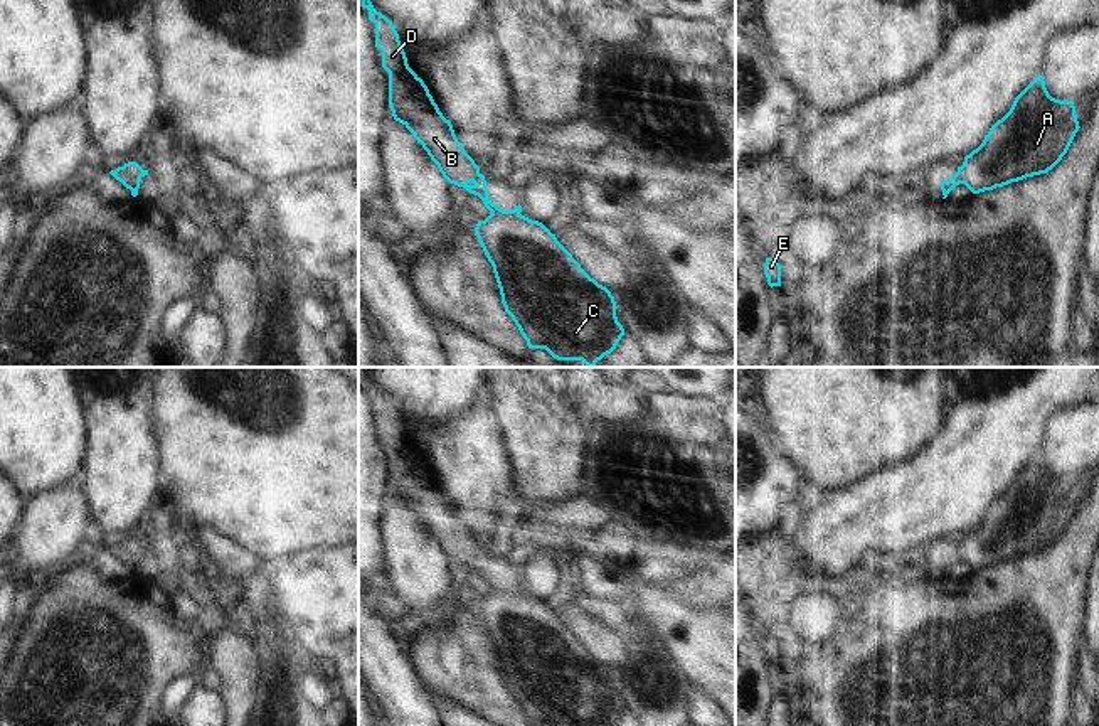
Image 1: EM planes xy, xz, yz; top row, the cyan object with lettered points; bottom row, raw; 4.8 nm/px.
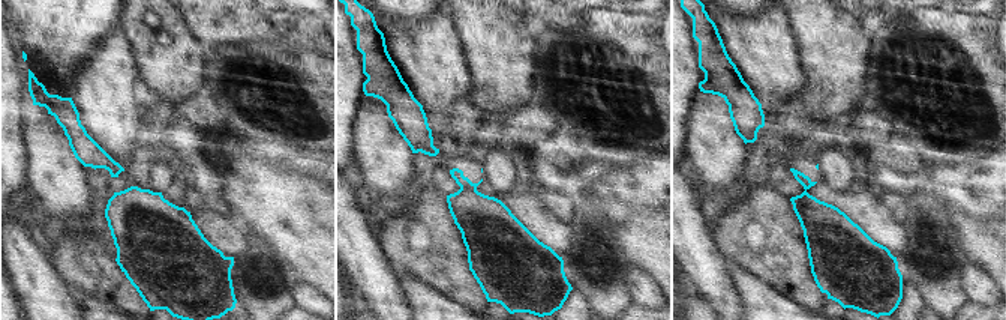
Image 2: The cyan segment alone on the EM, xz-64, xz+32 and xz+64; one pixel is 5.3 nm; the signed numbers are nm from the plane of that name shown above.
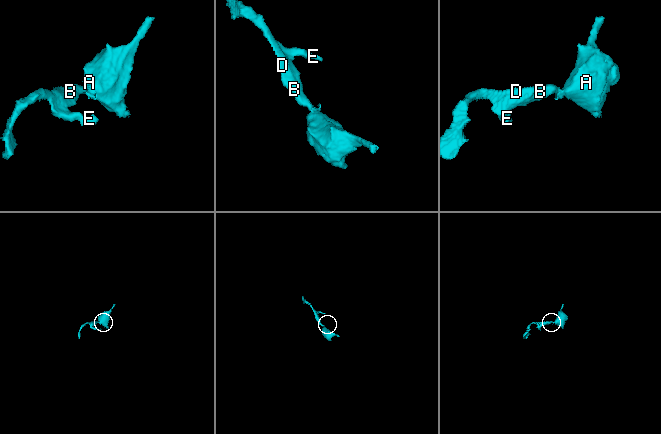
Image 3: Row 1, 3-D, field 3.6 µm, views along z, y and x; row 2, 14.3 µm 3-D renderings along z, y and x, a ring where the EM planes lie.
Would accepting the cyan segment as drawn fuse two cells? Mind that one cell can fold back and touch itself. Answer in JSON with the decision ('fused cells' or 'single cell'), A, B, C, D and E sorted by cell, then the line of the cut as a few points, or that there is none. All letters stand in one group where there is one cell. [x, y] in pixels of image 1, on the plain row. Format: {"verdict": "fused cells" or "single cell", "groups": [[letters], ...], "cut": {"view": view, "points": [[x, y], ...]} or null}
{"verdict": "single cell", "groups": [["A", "B", "C", "D", "E"]], "cut": null}

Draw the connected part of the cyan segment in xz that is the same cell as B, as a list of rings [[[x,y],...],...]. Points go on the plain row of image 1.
[[[358,367],[358,372],[362,384],[369,387],[369,398],[375,401],[375,424],[382,428],[382,445],[389,450],[389,485],[394,497],[414,512],[449,561],[478,573],[491,590],[478,598],[475,610],[493,643],[505,689],[528,726],[616,726],[624,706],[618,699],[611,669],[591,655],[542,600],[522,593],[520,581],[503,588],[490,578],[485,553],[458,519],[451,499],[443,494],[424,458],[409,445],[396,404],[374,386],[367,367]]]

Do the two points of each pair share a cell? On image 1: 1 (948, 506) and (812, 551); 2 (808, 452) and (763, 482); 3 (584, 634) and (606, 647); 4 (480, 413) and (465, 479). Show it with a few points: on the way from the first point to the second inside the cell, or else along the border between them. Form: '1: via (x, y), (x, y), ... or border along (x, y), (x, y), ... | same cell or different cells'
1: via (914, 506), (902, 506), (857, 519), (845, 528) | same cell
2: border along (769, 432), (781, 455), (803, 477) | different cells
3: via (589, 634), (601, 642) | same cell
4: via (477, 430), (470, 462) | same cell

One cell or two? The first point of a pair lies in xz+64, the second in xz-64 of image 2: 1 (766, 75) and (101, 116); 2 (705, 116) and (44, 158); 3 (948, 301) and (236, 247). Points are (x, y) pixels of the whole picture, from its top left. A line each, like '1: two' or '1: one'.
1: one
2: one
3: two

